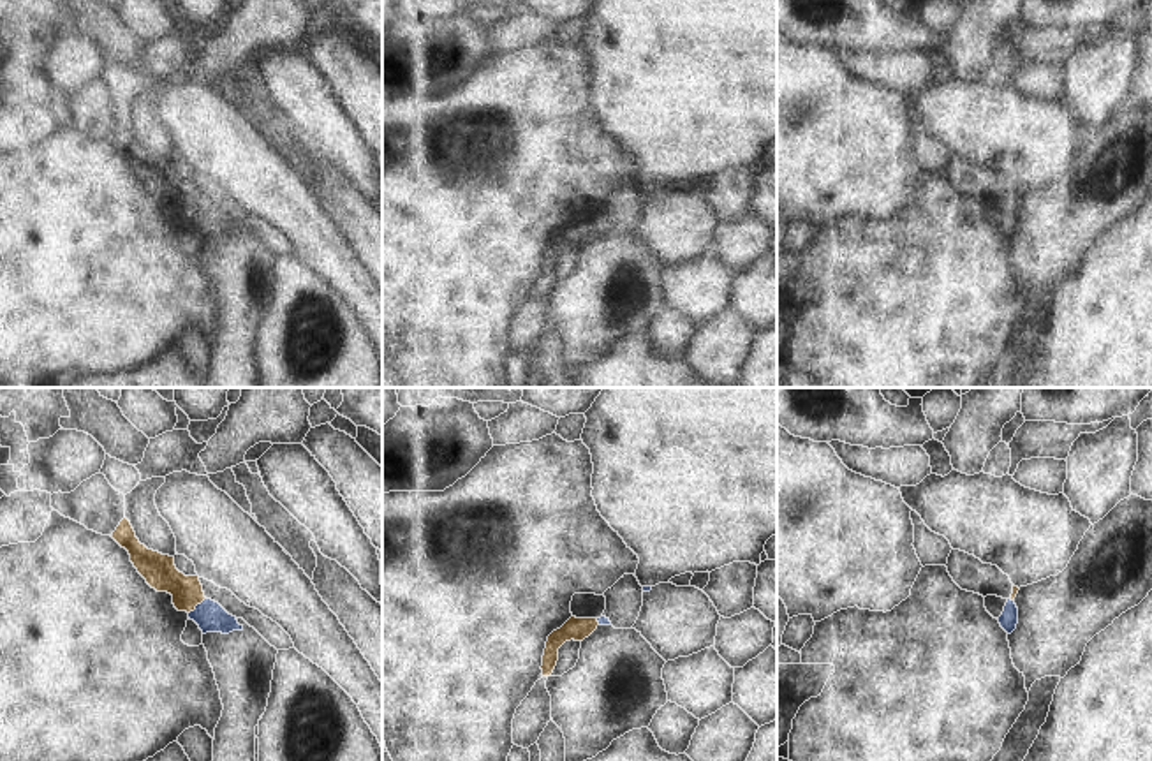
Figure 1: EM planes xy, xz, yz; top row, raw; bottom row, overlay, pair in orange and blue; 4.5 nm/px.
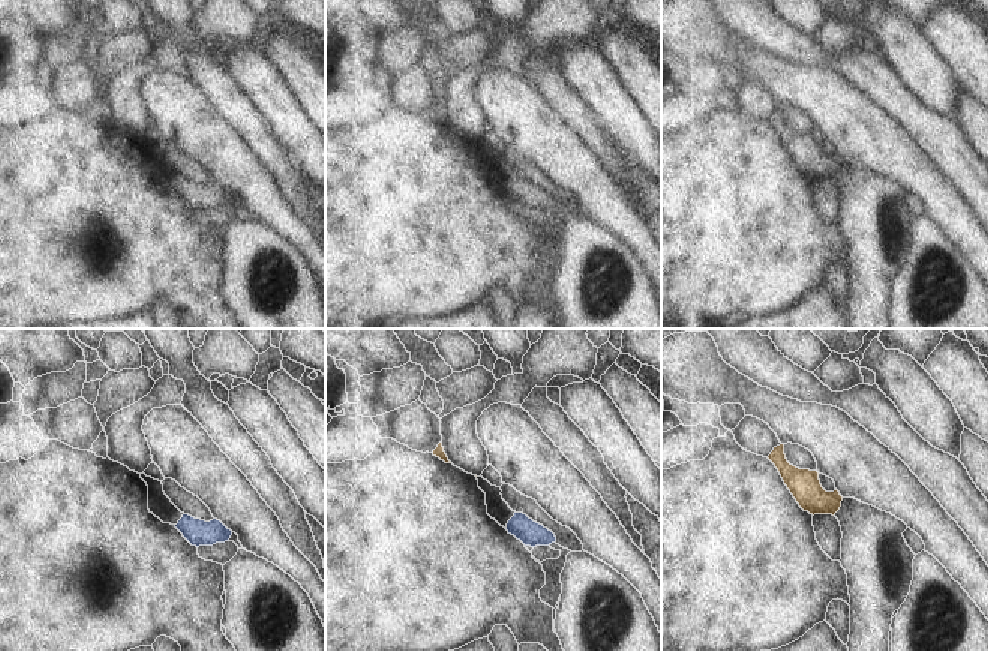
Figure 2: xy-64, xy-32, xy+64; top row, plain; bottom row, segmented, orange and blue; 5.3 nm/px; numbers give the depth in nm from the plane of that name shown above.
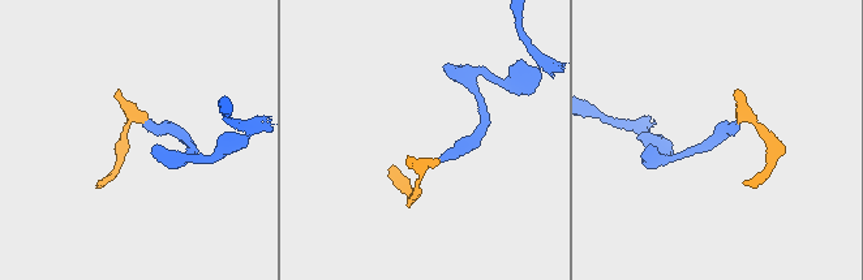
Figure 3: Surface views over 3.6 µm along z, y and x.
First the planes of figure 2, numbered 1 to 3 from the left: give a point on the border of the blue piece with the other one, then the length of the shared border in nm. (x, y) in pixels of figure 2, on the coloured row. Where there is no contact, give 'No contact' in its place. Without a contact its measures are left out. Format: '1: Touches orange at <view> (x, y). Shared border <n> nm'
1: No contact
2: No contact
3: No contact.

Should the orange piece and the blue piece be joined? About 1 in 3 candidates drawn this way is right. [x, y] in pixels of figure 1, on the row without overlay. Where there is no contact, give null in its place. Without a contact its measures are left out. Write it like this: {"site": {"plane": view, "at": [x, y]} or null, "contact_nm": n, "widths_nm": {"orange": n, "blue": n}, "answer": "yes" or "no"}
{"site": {"plane": "xy", "at": [196, 210]}, "contact_nm": 110, "widths_nm": {"orange": 150, "blue": 140}, "answer": "yes"}

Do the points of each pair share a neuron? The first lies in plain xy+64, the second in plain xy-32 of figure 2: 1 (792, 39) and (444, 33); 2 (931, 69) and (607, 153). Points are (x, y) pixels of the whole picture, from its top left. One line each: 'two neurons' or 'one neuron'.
1: one neuron
2: two neurons

